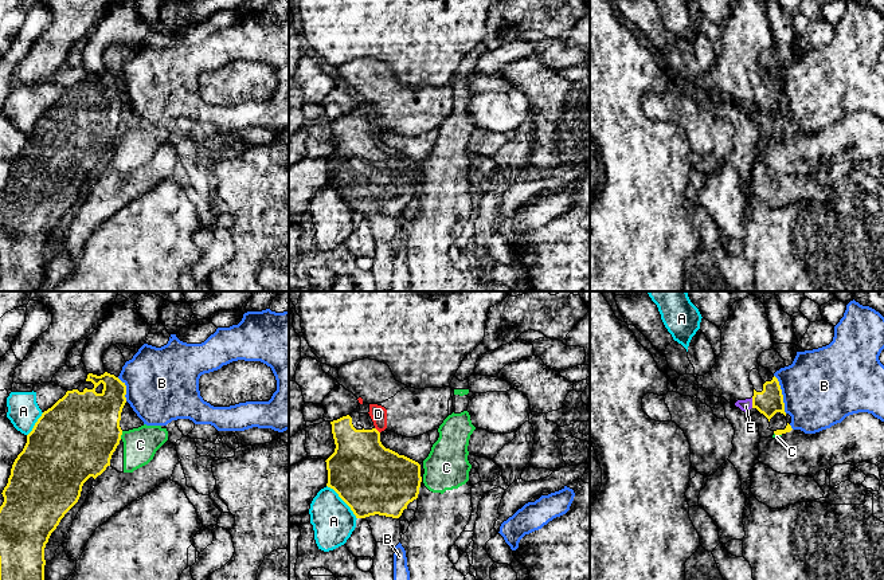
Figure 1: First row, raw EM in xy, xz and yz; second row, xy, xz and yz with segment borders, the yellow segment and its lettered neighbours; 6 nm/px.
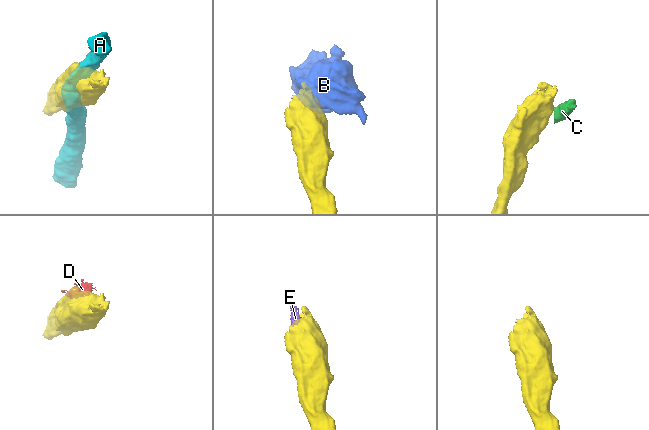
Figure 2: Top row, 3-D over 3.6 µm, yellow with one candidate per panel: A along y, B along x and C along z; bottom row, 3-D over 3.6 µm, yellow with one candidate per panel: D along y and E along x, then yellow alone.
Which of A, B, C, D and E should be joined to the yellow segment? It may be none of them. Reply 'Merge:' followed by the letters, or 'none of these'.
Merge: E

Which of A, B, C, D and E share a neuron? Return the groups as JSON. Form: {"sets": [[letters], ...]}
{"sets": [["A"], ["B"], ["C"], ["D"], ["E"]]}

